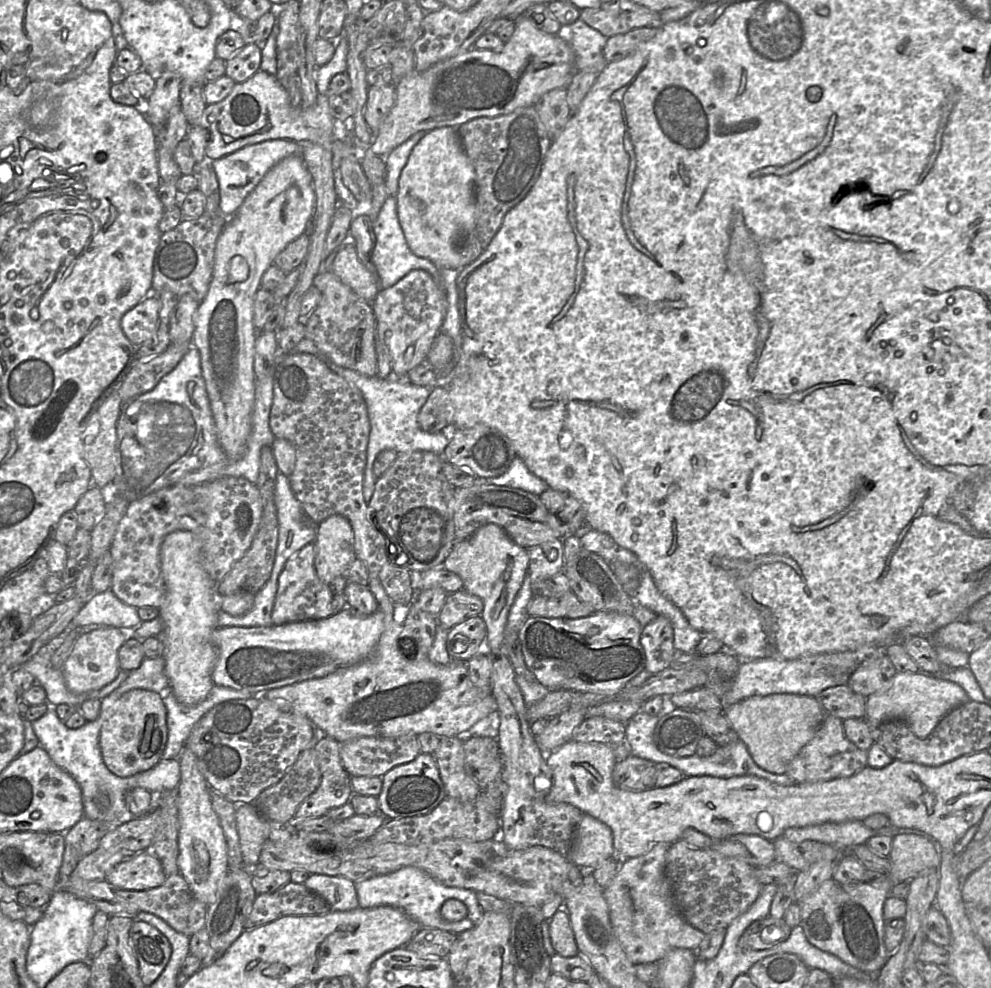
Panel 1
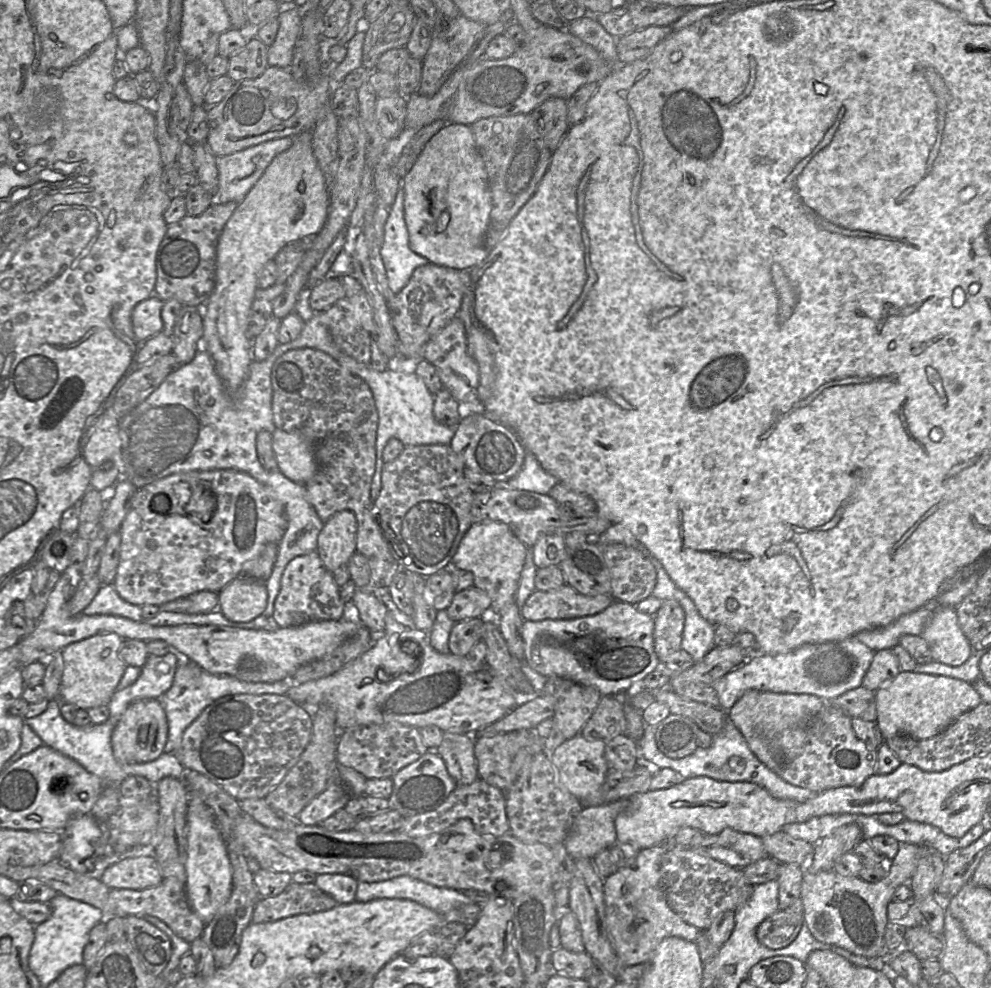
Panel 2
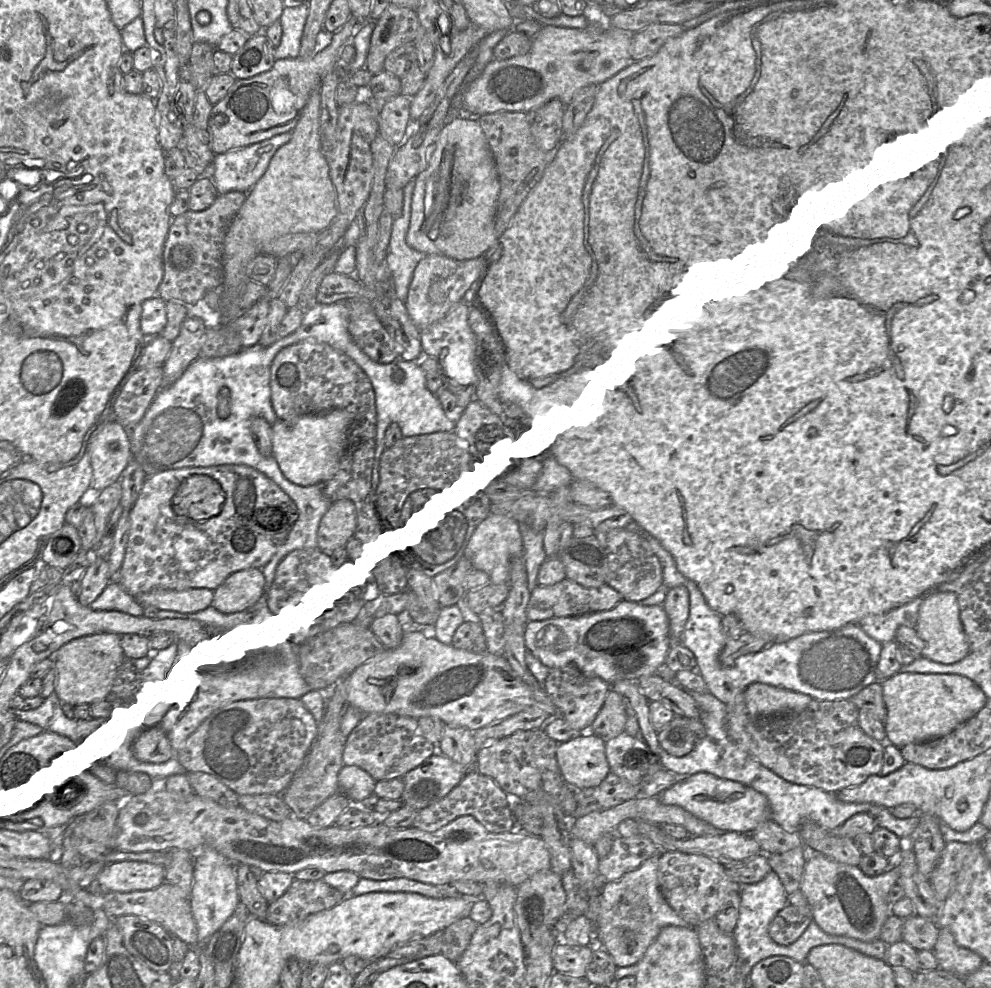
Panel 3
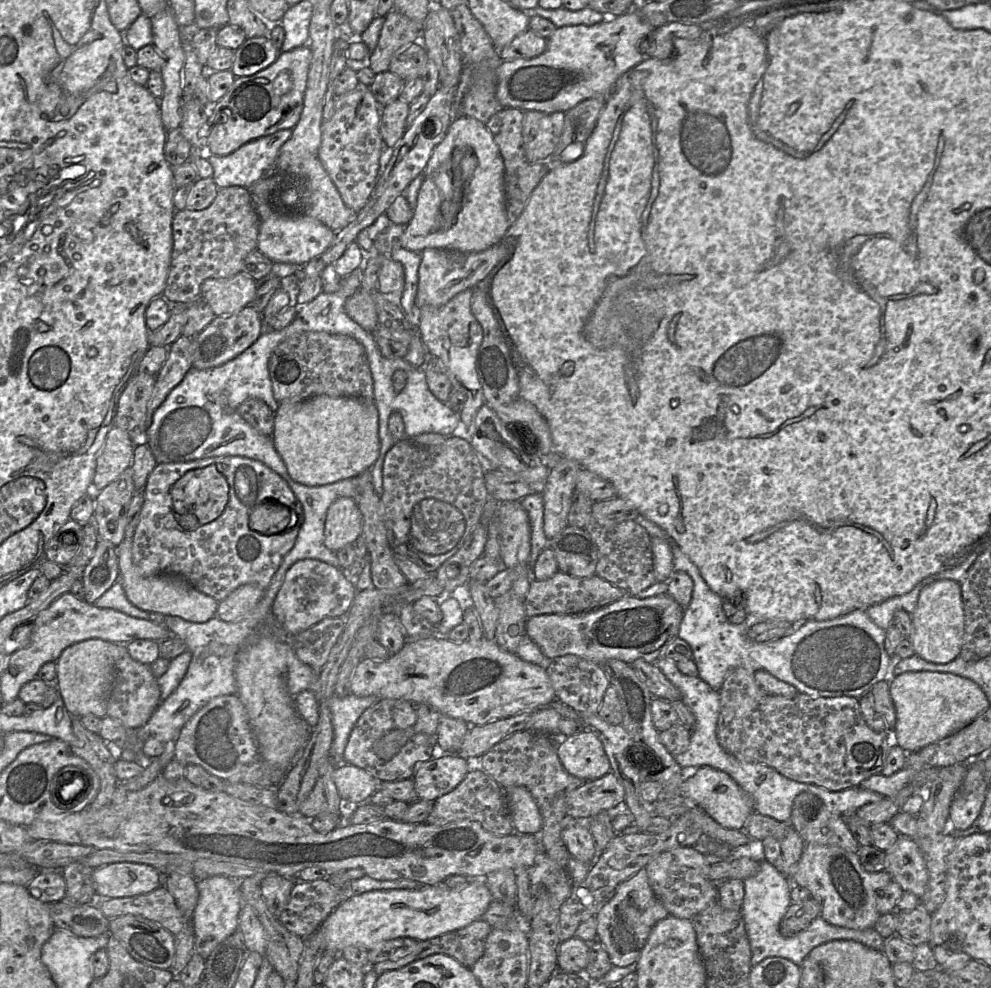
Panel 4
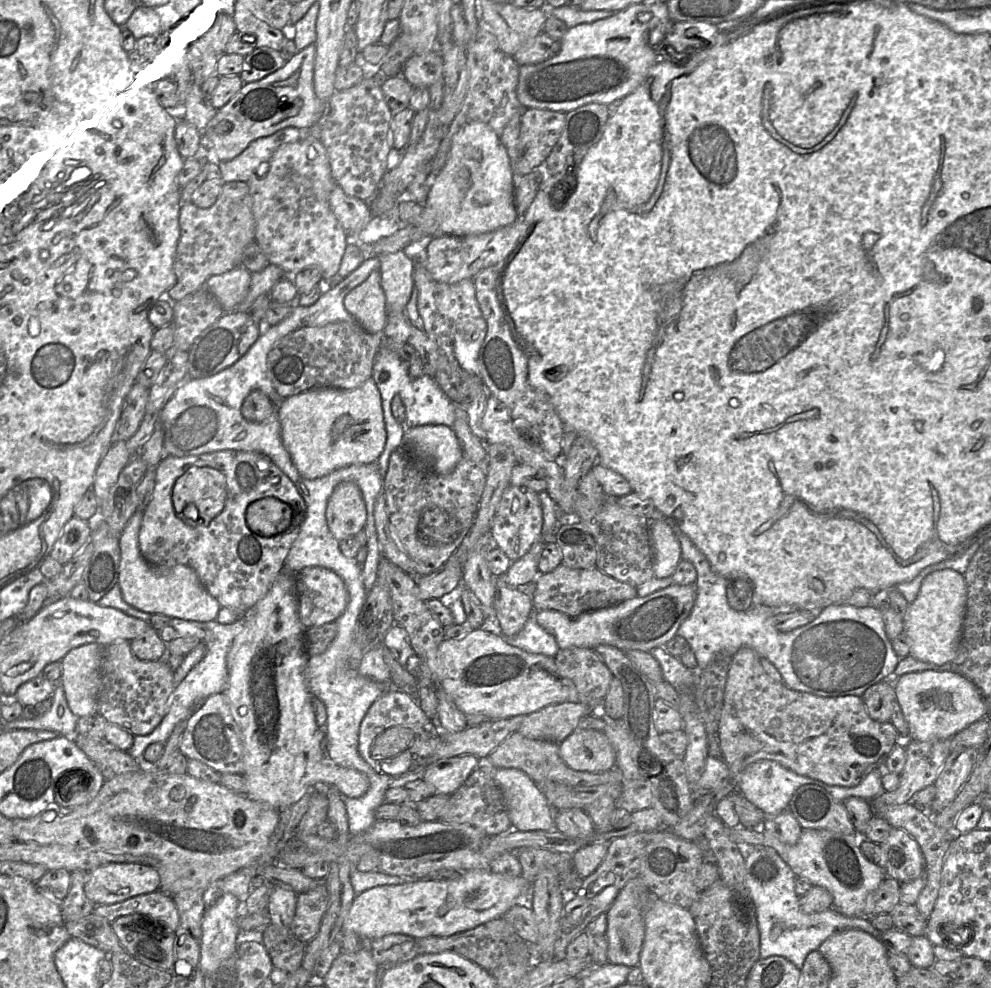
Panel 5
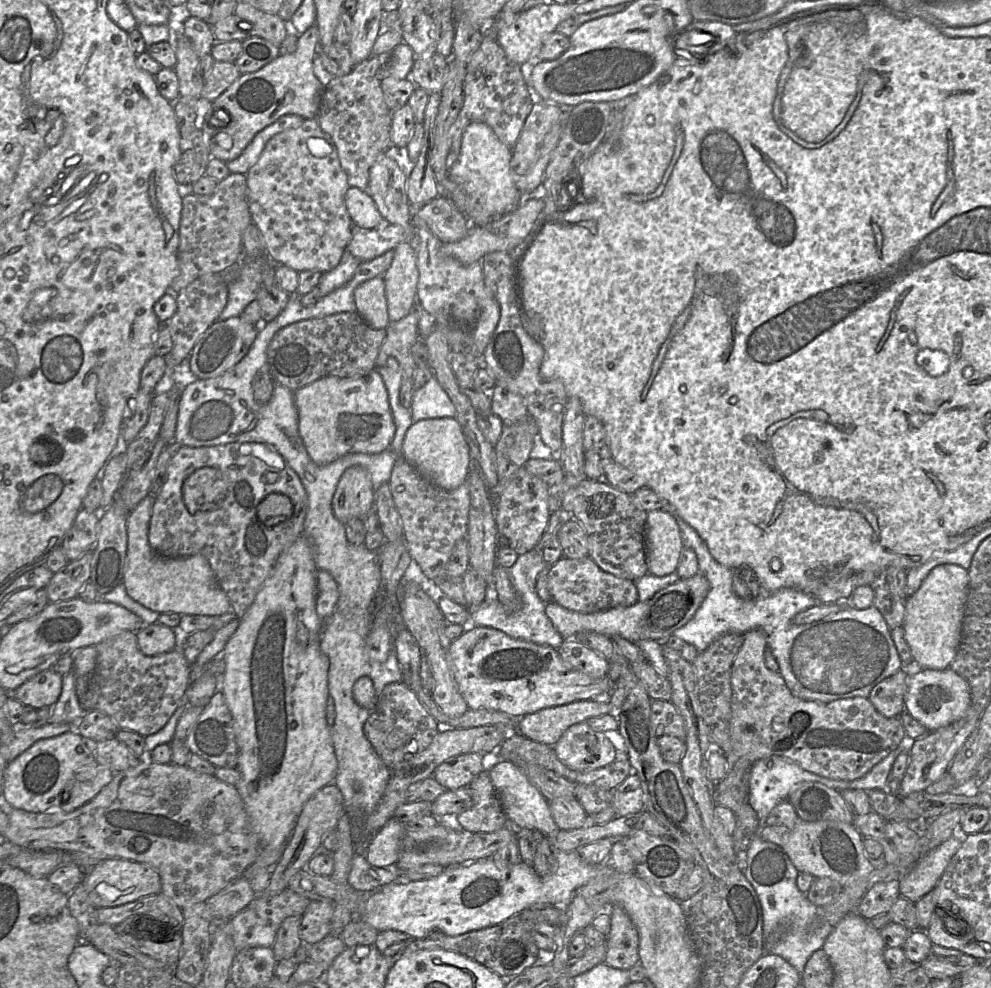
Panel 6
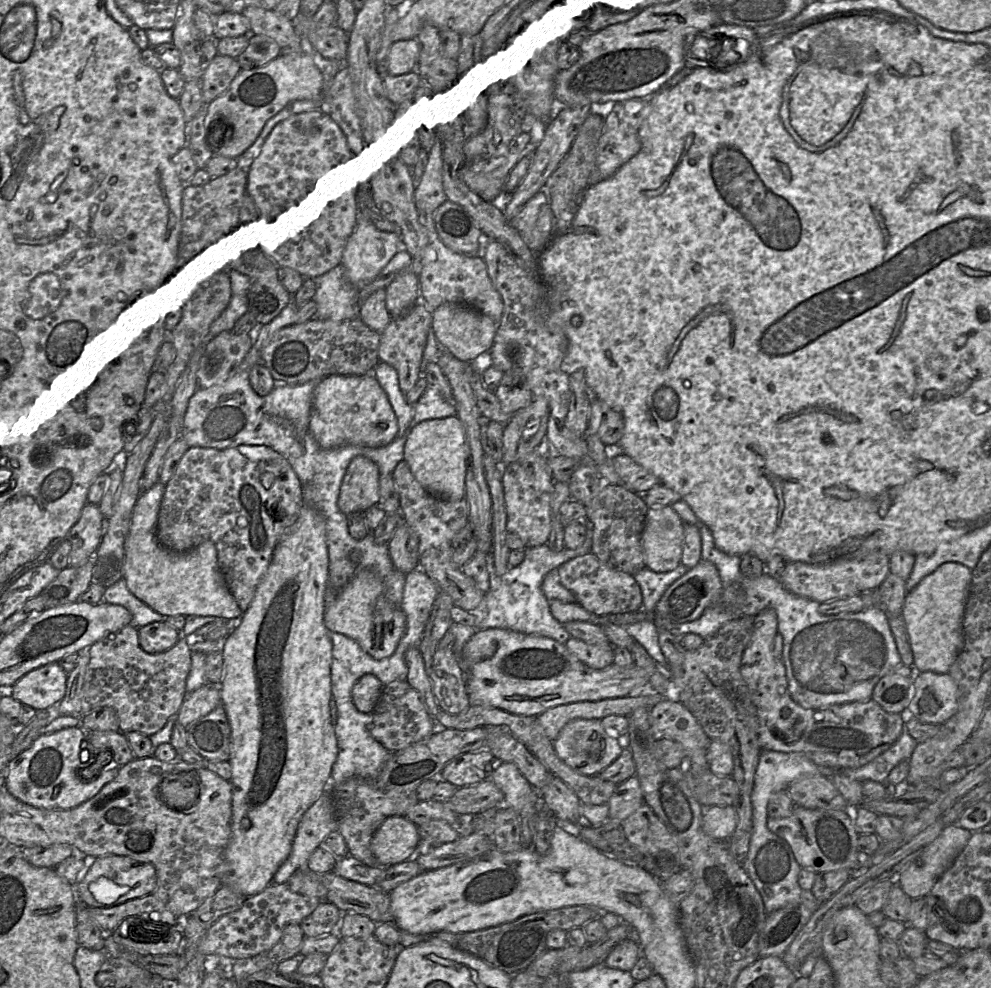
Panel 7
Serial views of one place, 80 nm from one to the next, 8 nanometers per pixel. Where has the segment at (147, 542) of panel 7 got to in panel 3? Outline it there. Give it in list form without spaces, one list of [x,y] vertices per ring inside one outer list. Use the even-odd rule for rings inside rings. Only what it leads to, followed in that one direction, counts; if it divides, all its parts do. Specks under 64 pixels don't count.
[[[154,589],[134,598],[143,607],[152,606],[161,611],[188,615],[211,607],[214,601],[214,592],[208,589],[188,589],[185,591]]]

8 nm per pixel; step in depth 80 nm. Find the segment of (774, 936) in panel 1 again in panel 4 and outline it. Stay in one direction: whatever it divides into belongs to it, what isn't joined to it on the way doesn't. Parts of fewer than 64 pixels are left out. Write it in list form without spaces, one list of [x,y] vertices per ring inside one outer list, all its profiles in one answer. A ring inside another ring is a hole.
[[[812,896],[802,902],[791,903],[780,922],[781,935],[791,937],[807,928],[817,916],[821,915],[821,910],[821,903]]]

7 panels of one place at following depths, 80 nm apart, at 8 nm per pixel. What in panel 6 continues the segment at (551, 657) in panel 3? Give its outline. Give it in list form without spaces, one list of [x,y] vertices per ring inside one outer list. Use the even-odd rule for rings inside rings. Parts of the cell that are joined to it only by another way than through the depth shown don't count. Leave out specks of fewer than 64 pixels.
[[[700,572],[691,578],[677,582],[656,592],[646,601],[638,601],[629,607],[616,607],[596,613],[580,613],[568,610],[557,603],[546,604],[545,613],[564,640],[583,631],[592,631],[610,638],[622,637],[633,643],[641,640],[663,642],[675,630],[685,625],[694,616],[710,590],[707,578]]]

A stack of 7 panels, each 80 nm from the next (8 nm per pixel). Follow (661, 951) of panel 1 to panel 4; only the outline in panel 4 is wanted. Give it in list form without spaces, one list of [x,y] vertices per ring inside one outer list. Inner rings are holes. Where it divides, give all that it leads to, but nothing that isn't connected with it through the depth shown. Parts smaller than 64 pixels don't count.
[[[642,868],[617,886],[612,898],[596,915],[597,940],[607,951],[613,966],[636,964],[652,928],[669,915],[650,887],[646,869]]]

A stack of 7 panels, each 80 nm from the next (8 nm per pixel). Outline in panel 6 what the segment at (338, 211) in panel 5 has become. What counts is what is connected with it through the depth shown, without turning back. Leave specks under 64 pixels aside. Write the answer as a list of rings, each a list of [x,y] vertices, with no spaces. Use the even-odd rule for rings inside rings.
[[[350,187],[345,194],[345,204],[356,228],[376,228],[385,221],[367,190]]]

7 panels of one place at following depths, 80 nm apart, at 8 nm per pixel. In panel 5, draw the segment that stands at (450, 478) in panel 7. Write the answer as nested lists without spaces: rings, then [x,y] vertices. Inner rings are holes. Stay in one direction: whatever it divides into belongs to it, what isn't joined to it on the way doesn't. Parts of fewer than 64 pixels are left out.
[[[443,424],[406,428],[402,446],[435,473],[442,475],[452,472],[463,457],[454,429]]]

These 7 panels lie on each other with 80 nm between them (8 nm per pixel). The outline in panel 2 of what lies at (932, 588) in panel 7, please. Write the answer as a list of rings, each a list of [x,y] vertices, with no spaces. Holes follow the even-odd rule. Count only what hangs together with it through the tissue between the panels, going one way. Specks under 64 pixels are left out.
[[[950,606],[936,608],[920,636],[926,640],[933,661],[949,666],[964,664],[973,652],[968,638],[958,623],[956,609]]]

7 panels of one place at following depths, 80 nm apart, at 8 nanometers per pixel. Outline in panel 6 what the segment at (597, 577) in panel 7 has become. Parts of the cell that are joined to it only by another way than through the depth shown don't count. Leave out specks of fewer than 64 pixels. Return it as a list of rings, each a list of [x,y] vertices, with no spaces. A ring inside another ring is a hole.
[[[590,556],[582,559],[560,558],[547,569],[551,602],[575,612],[596,613],[616,607],[629,607],[639,601],[634,581],[603,571]]]

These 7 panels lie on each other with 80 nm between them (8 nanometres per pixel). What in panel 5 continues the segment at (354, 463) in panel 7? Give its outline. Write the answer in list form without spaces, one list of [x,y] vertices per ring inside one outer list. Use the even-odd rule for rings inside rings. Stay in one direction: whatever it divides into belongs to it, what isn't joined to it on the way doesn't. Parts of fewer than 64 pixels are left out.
[[[343,481],[335,487],[328,501],[326,519],[329,530],[339,542],[365,528],[367,509],[355,482]]]

